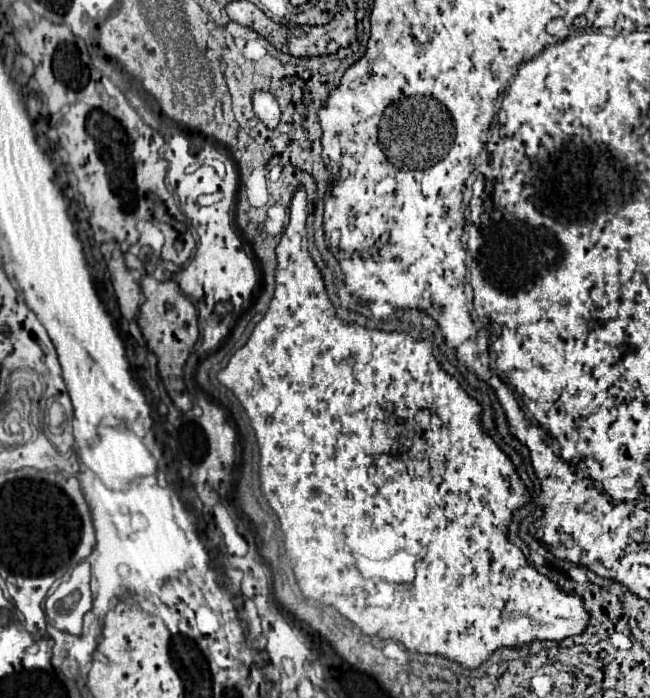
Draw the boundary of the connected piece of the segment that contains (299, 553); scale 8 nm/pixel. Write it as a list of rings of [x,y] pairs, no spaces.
[[[299,187],[291,201],[291,221],[281,237],[281,243],[277,245],[275,297],[269,305],[269,311],[255,325],[249,341],[233,353],[227,367],[221,369],[217,375],[219,381],[235,393],[235,397],[241,401],[251,419],[261,451],[261,493],[281,521],[281,529],[285,535],[285,551],[303,595],[335,607],[341,615],[353,621],[365,635],[395,639],[401,641],[409,651],[443,655],[451,661],[461,663],[467,669],[479,667],[499,647],[519,647],[533,639],[561,641],[569,635],[579,635],[581,631],[585,631],[589,615],[583,607],[581,597],[567,595],[565,591],[561,591],[553,581],[543,577],[527,563],[521,549],[507,541],[507,525],[511,521],[511,513],[523,507],[531,497],[525,485],[521,483],[519,475],[515,473],[513,463],[483,433],[479,425],[481,407],[459,387],[459,383],[453,377],[449,377],[439,367],[437,359],[431,353],[429,341],[415,341],[405,333],[385,333],[363,329],[359,325],[347,325],[345,321],[339,321],[335,317],[335,309],[325,293],[323,277],[307,251],[305,219],[305,189]]]

